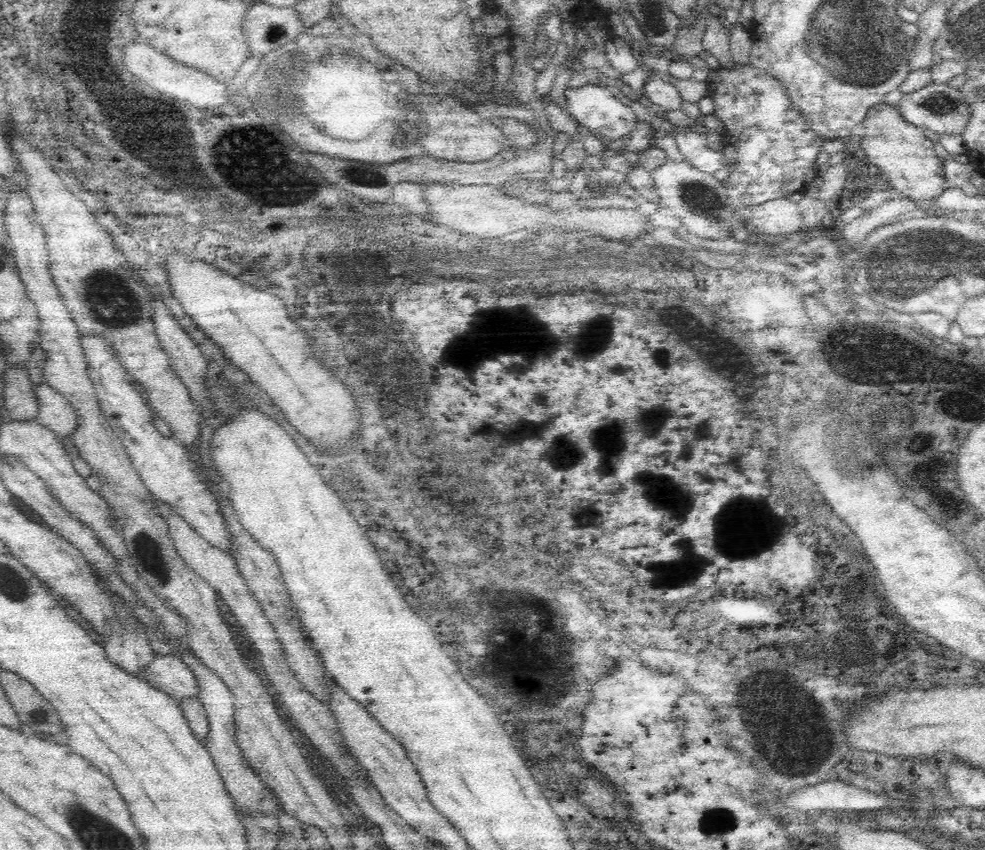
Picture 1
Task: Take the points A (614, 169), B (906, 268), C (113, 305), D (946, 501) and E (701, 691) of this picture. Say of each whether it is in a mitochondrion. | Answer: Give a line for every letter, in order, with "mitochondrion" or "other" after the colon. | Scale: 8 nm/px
A: other
B: mitochondrion
C: mitochondrion
D: other
E: other

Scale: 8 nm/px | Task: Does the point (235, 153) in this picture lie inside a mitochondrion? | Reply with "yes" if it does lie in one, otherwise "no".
yes

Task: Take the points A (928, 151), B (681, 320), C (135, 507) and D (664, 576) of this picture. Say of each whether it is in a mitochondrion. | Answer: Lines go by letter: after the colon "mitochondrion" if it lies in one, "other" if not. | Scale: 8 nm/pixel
A: other
B: other
C: other
D: mitochondrion

